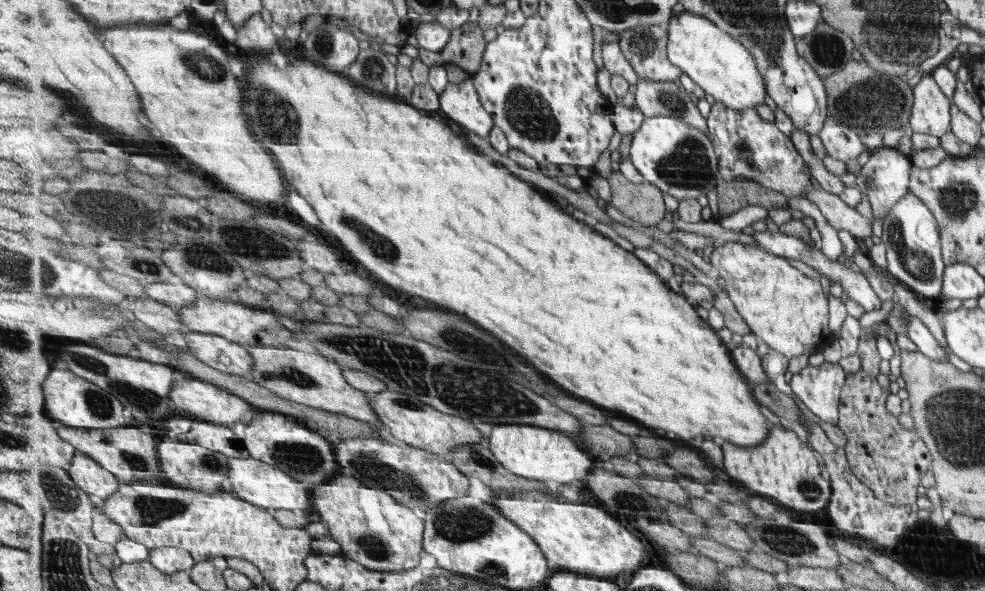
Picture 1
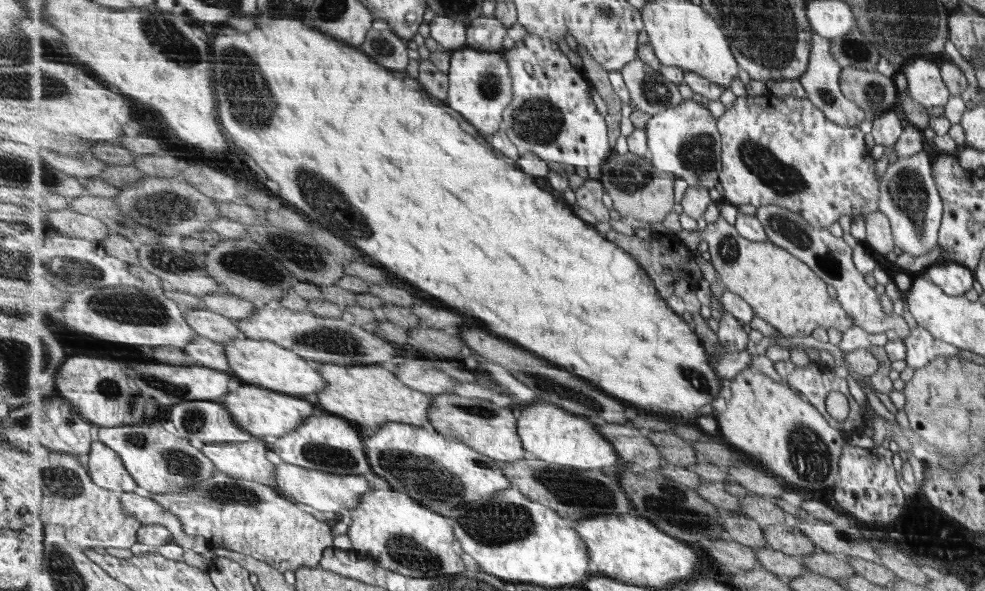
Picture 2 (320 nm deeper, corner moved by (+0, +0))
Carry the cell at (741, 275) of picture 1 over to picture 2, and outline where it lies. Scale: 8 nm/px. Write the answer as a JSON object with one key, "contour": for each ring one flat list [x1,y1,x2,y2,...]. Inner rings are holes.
{"contour":[[719,215,717,220,708,224,704,230,681,230,676,234,681,245,694,255,700,241,707,243,710,255,709,262,714,266,717,275,723,280,725,288,740,294,754,309,756,316,765,320,783,336,811,336,817,328,836,328,845,332,854,326,854,318,843,308,838,299,831,299,825,282,806,262,799,260,791,251,777,246,773,241,751,241,738,234,735,225]]}

